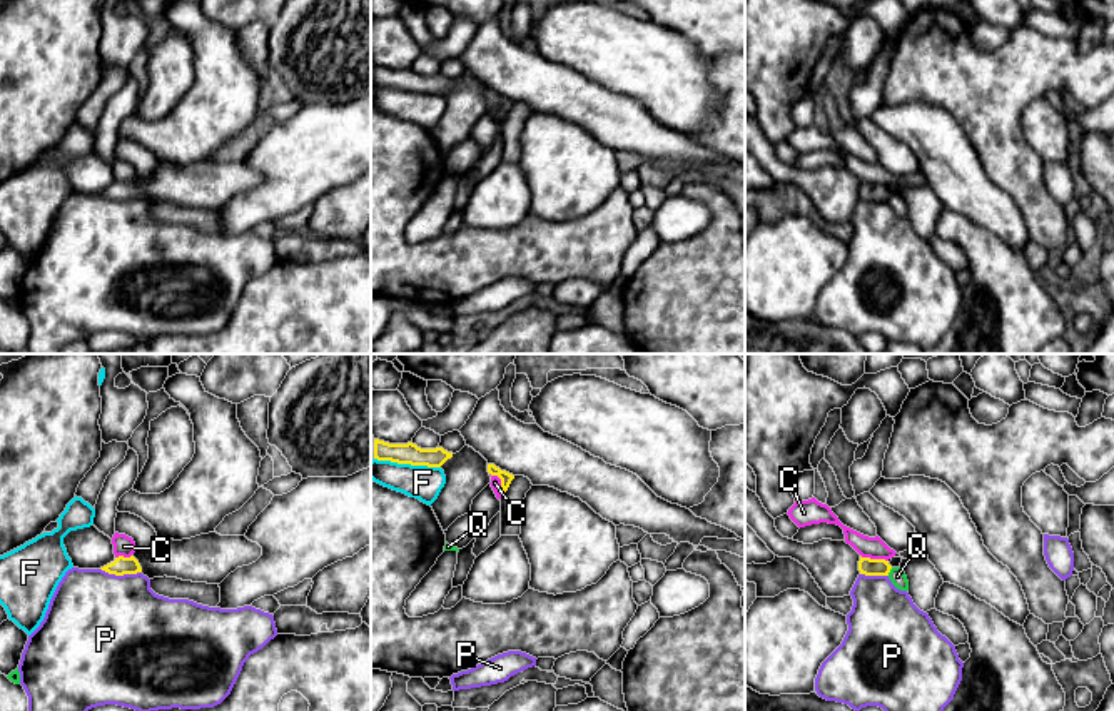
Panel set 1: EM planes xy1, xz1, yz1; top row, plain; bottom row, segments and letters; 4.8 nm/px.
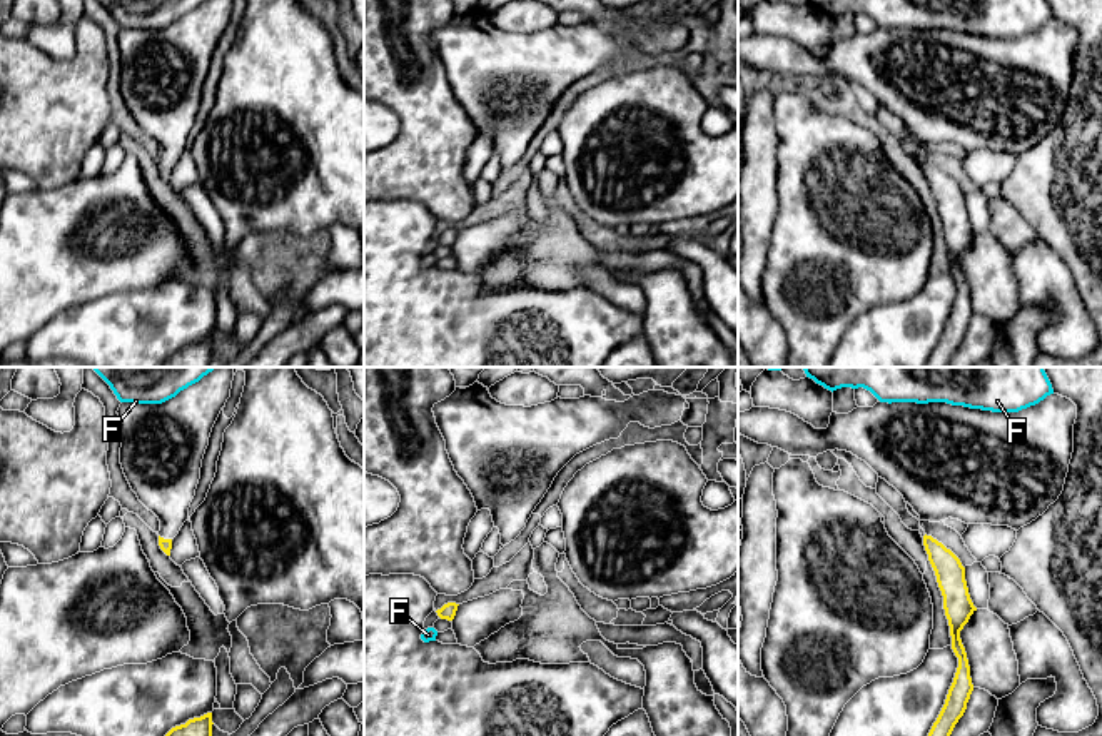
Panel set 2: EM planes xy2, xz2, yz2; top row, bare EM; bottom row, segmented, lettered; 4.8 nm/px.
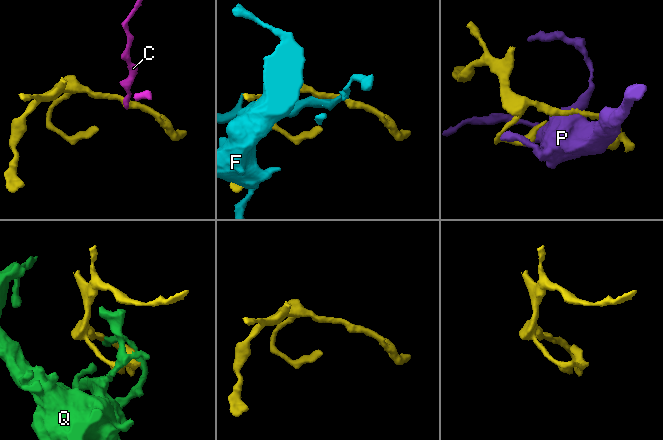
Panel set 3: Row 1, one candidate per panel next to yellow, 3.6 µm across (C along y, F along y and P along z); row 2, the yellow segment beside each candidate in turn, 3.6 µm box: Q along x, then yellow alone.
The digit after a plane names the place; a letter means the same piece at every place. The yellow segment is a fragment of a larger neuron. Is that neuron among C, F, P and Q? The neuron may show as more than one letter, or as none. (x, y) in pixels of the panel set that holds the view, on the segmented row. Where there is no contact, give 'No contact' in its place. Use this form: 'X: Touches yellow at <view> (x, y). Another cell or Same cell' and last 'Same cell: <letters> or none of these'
C: Touches yellow at yz1 (874, 559). Another cell
F: Touches yellow at xz1 (408, 463). Another cell
P: Touches yellow at xy1 (121, 574). Another cell
Q: Touches yellow at yz1 (889, 571). Another cell
Same cell: none of these

